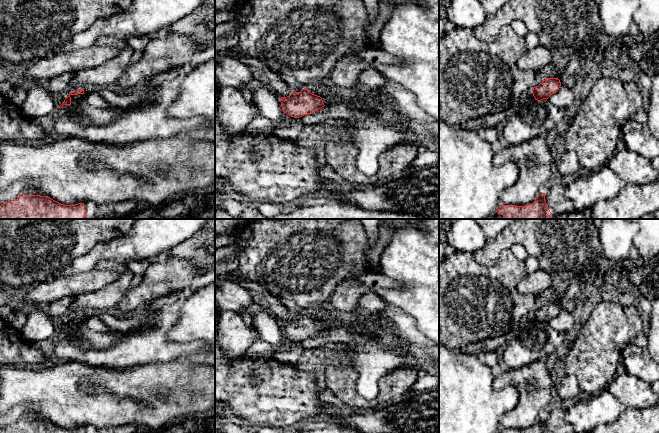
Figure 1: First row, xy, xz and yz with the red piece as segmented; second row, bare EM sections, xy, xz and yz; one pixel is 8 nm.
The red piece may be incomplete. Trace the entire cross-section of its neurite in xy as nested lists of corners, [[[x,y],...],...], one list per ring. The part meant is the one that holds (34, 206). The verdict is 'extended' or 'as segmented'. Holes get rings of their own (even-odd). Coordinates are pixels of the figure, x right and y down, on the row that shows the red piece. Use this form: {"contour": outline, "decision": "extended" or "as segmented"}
{"contour": [[[21,194],[17,199],[0,205],[0,219],[86,219],[84,203],[61,204],[47,196]]], "decision": "as segmented"}

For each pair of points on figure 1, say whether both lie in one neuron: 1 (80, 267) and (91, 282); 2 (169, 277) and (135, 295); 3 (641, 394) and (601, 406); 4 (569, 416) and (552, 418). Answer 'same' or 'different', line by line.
1: different
2: same
3: different
4: different

